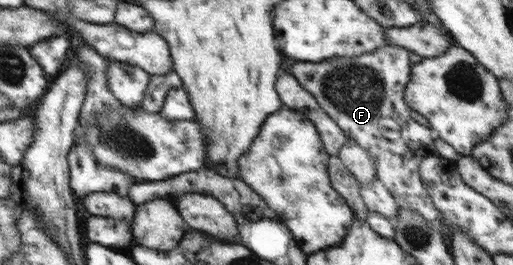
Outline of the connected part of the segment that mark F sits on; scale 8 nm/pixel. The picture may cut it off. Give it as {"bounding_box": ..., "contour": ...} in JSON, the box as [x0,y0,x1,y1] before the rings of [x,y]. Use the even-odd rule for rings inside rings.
{"bounding_box":[289,43,446,228],"contour":[[[390,43],[379,48],[378,51],[371,52],[368,55],[363,55],[361,57],[334,58],[315,63],[295,62],[295,64],[291,64],[291,68],[289,68],[289,73],[294,75],[295,80],[298,81],[298,83],[302,85],[307,92],[310,92],[311,96],[314,96],[316,103],[321,107],[321,110],[324,110],[325,114],[327,114],[331,120],[335,121],[335,124],[342,129],[347,138],[353,139],[361,148],[364,148],[368,152],[368,155],[373,160],[374,169],[376,170],[376,178],[379,182],[383,183],[383,186],[385,186],[385,188],[391,194],[392,198],[395,200],[395,203],[397,203],[400,208],[414,209],[414,212],[421,213],[422,217],[426,220],[426,224],[433,224],[438,228],[446,228],[442,222],[441,213],[434,207],[434,203],[431,201],[430,194],[427,192],[427,188],[424,186],[423,180],[421,179],[421,172],[419,171],[421,160],[423,160],[423,158],[426,156],[436,154],[434,149],[435,133],[424,123],[424,121],[420,120],[413,114],[413,111],[404,101],[405,85],[410,82],[410,75],[412,71],[413,66],[409,61],[409,51],[401,48],[401,46],[397,44]]]}

